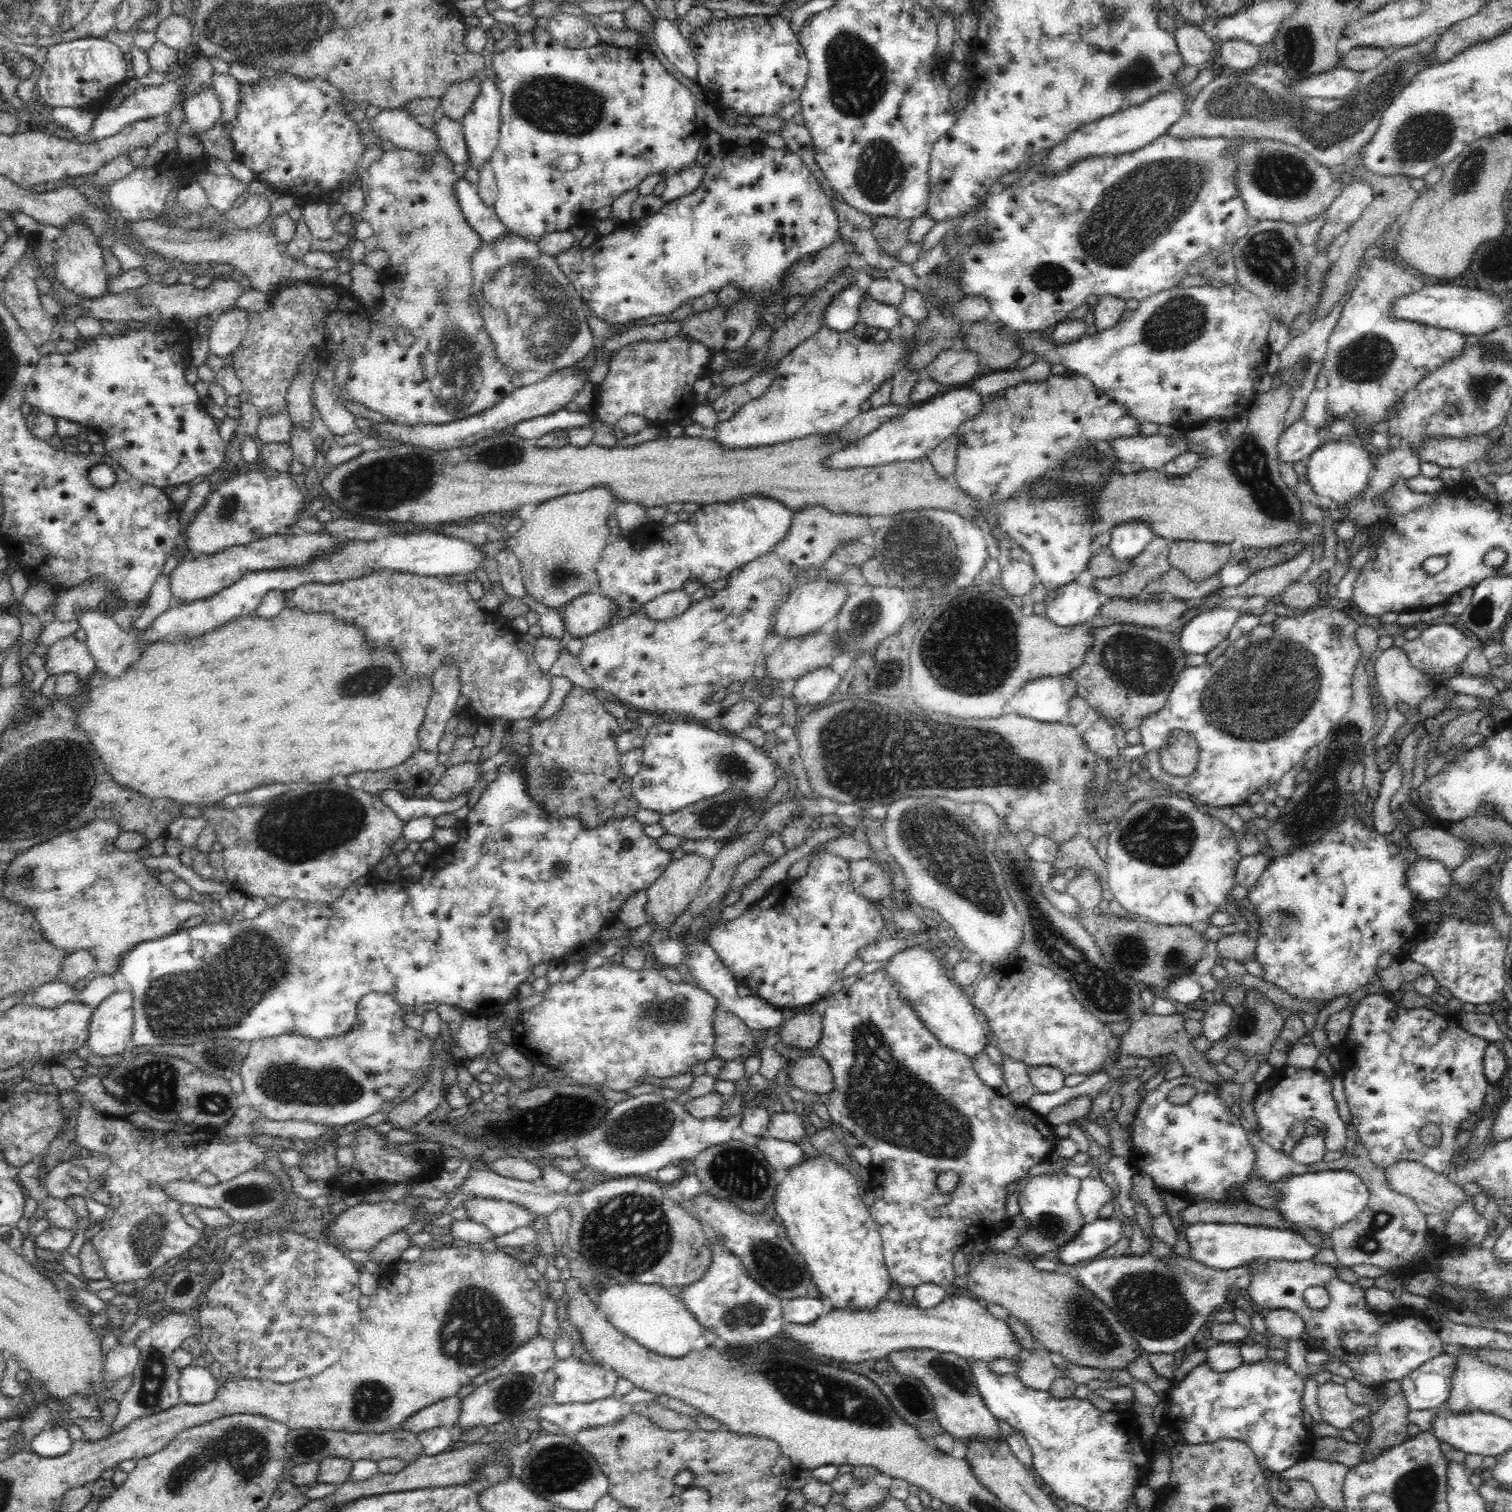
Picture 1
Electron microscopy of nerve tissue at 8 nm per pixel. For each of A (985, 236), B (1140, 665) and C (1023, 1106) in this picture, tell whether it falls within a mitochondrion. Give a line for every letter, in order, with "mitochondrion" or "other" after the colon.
A: mitochondrion
B: mitochondrion
C: other

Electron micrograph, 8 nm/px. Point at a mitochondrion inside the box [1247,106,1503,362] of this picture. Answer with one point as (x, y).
(1420, 139)

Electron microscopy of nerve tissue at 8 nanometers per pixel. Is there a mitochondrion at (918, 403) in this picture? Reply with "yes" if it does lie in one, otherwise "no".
no

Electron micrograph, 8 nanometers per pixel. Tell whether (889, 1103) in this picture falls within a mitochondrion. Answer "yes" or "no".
yes

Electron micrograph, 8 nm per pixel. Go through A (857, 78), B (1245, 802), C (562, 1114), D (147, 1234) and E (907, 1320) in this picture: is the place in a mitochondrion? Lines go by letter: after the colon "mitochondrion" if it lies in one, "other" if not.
A: mitochondrion
B: other
C: mitochondrion
D: mitochondrion
E: other

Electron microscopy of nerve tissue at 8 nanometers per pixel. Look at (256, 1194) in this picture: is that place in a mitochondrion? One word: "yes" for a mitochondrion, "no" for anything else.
yes

